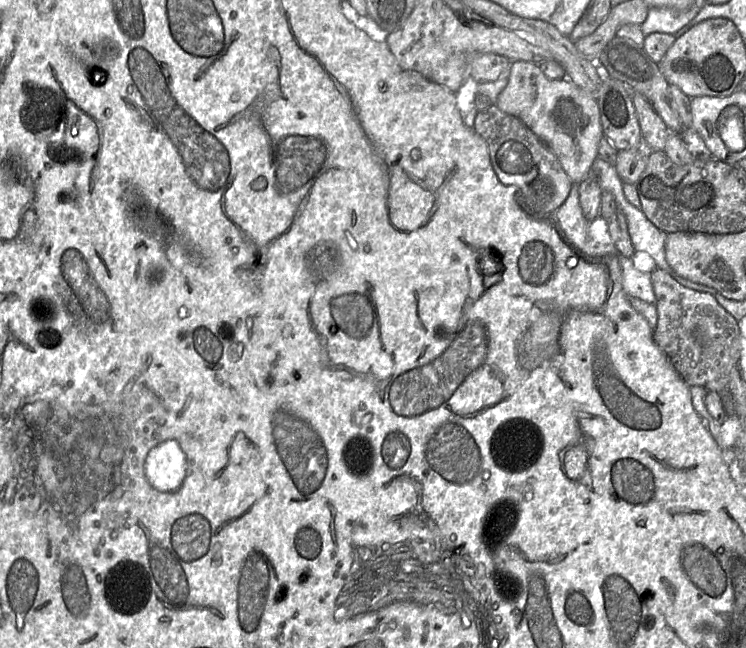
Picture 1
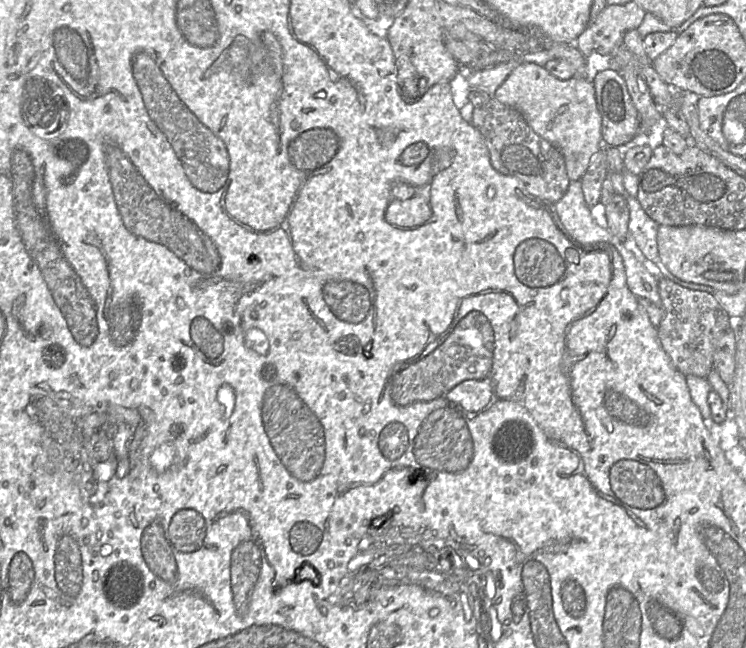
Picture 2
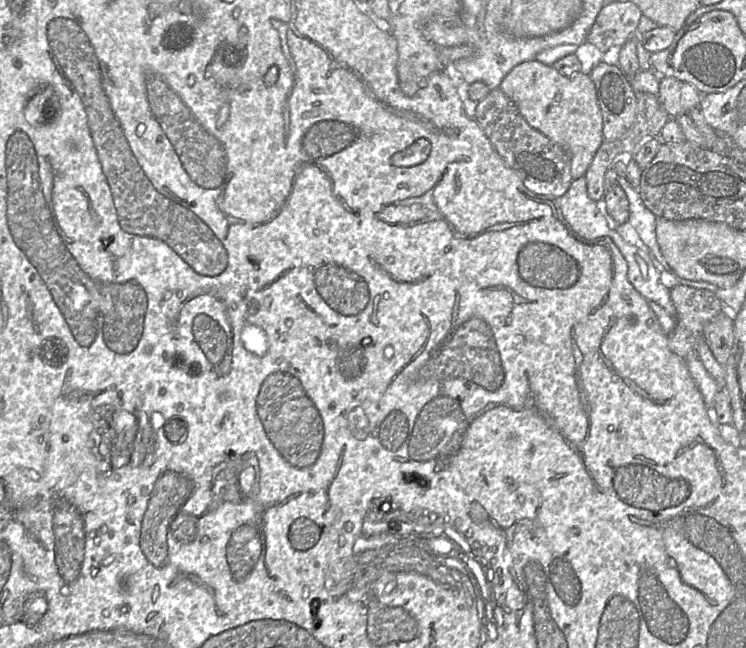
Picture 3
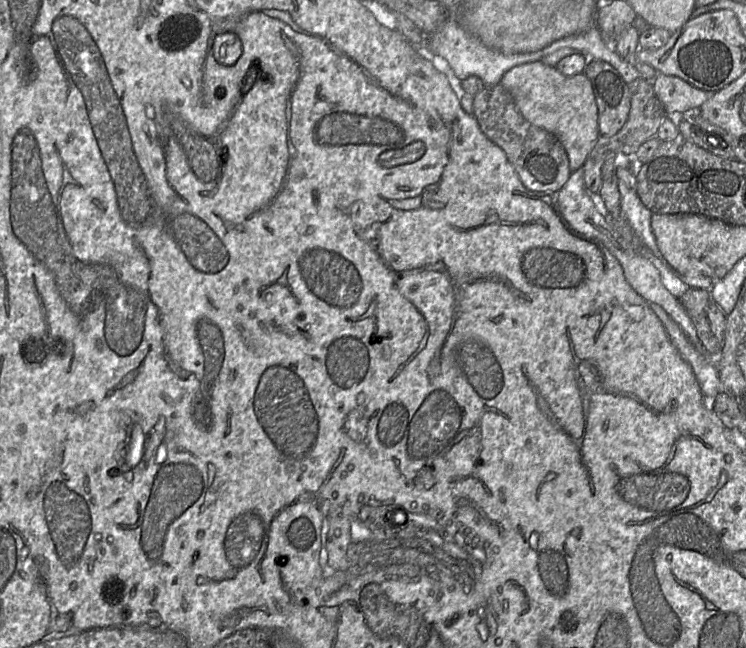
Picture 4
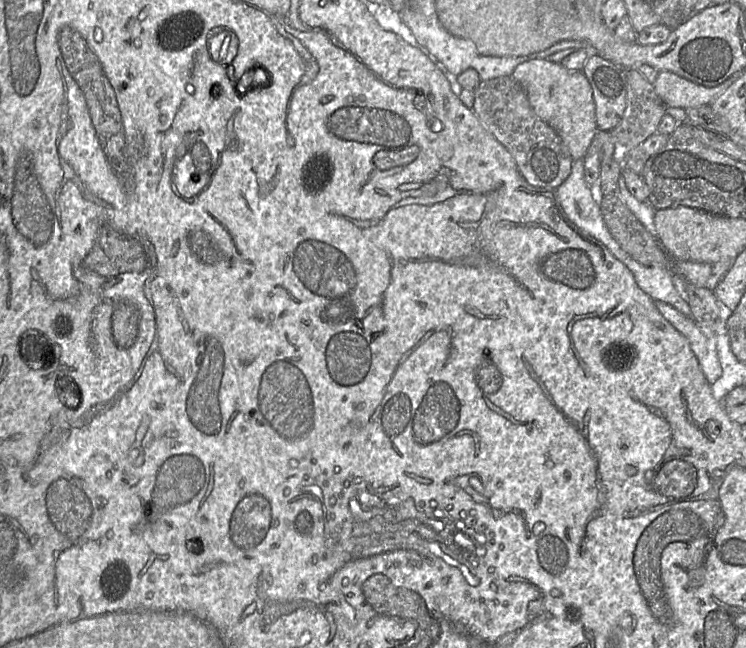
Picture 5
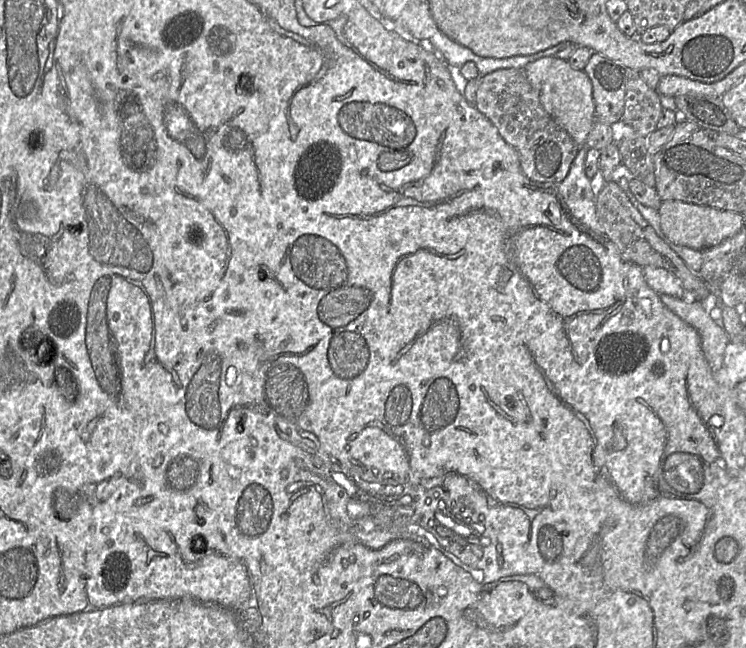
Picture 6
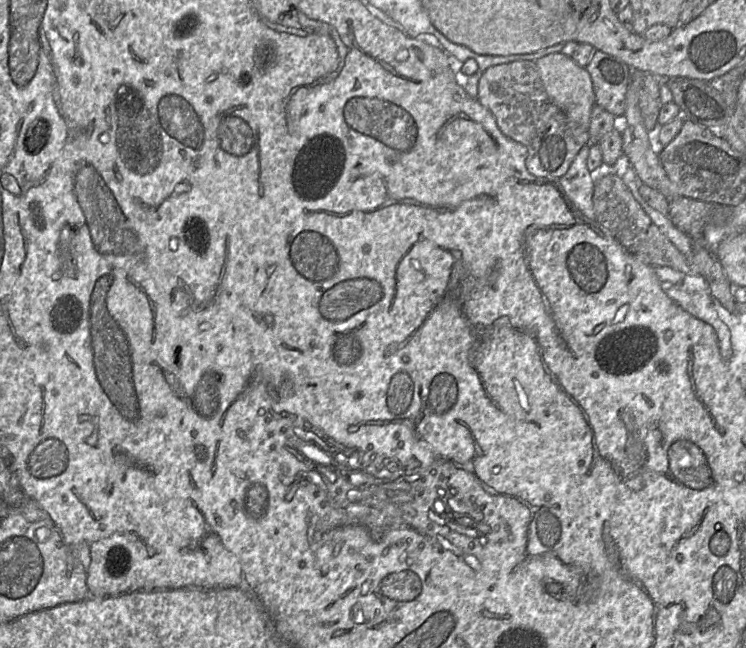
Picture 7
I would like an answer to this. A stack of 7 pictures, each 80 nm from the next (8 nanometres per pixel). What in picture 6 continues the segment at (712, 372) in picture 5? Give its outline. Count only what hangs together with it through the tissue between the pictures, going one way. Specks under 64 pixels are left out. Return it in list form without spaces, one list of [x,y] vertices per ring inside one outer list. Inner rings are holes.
[[[659,294],[661,301],[684,322],[695,328],[701,339],[703,354],[713,372],[721,369],[727,343],[728,334],[720,322],[716,322],[710,315],[710,310],[700,300],[686,301],[667,294]]]

